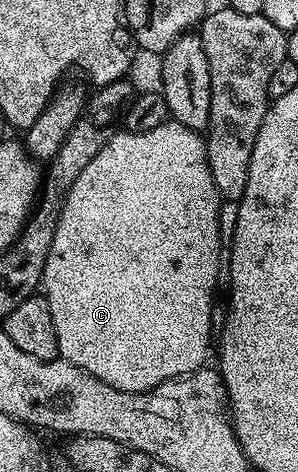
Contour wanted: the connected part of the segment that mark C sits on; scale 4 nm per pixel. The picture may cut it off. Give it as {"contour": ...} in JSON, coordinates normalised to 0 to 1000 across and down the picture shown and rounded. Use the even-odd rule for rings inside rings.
{"contour":[[[560,254],[550,263],[534,263],[527,271],[510,271],[500,280],[443,280],[413,273],[406,280],[372,288],[362,305],[349,305],[349,314],[336,314],[336,322],[322,322],[322,331],[309,331],[309,339],[295,339],[295,347],[282,347],[282,364],[268,364],[268,373],[255,373],[255,381],[221,405],[208,422],[208,441],[195,449],[195,472],[188,475],[188,500],[174,500],[174,525],[161,525],[161,542],[148,559],[148,576],[141,578],[141,595],[134,600],[138,621],[161,636],[161,653],[174,661],[174,686],[188,686],[188,729],[195,731],[195,758],[215,767],[235,767],[255,780],[268,780],[282,788],[295,788],[309,797],[322,797],[336,805],[349,805],[349,814],[362,814],[376,822],[389,822],[403,831],[443,831],[466,835],[487,826],[523,822],[537,814],[550,814],[581,801],[614,801],[621,792],[641,792],[661,784],[681,782],[695,773],[691,748],[708,748],[711,725],[705,733],[705,680],[718,674],[718,612],[732,606],[732,553],[748,553],[752,523],[742,517],[742,483],[735,479],[735,453],[748,422],[732,417],[732,400],[725,398],[725,381],[711,381],[711,356],[698,356],[698,331],[691,328],[691,297],[668,278],[644,271],[617,271],[617,263]]]}

